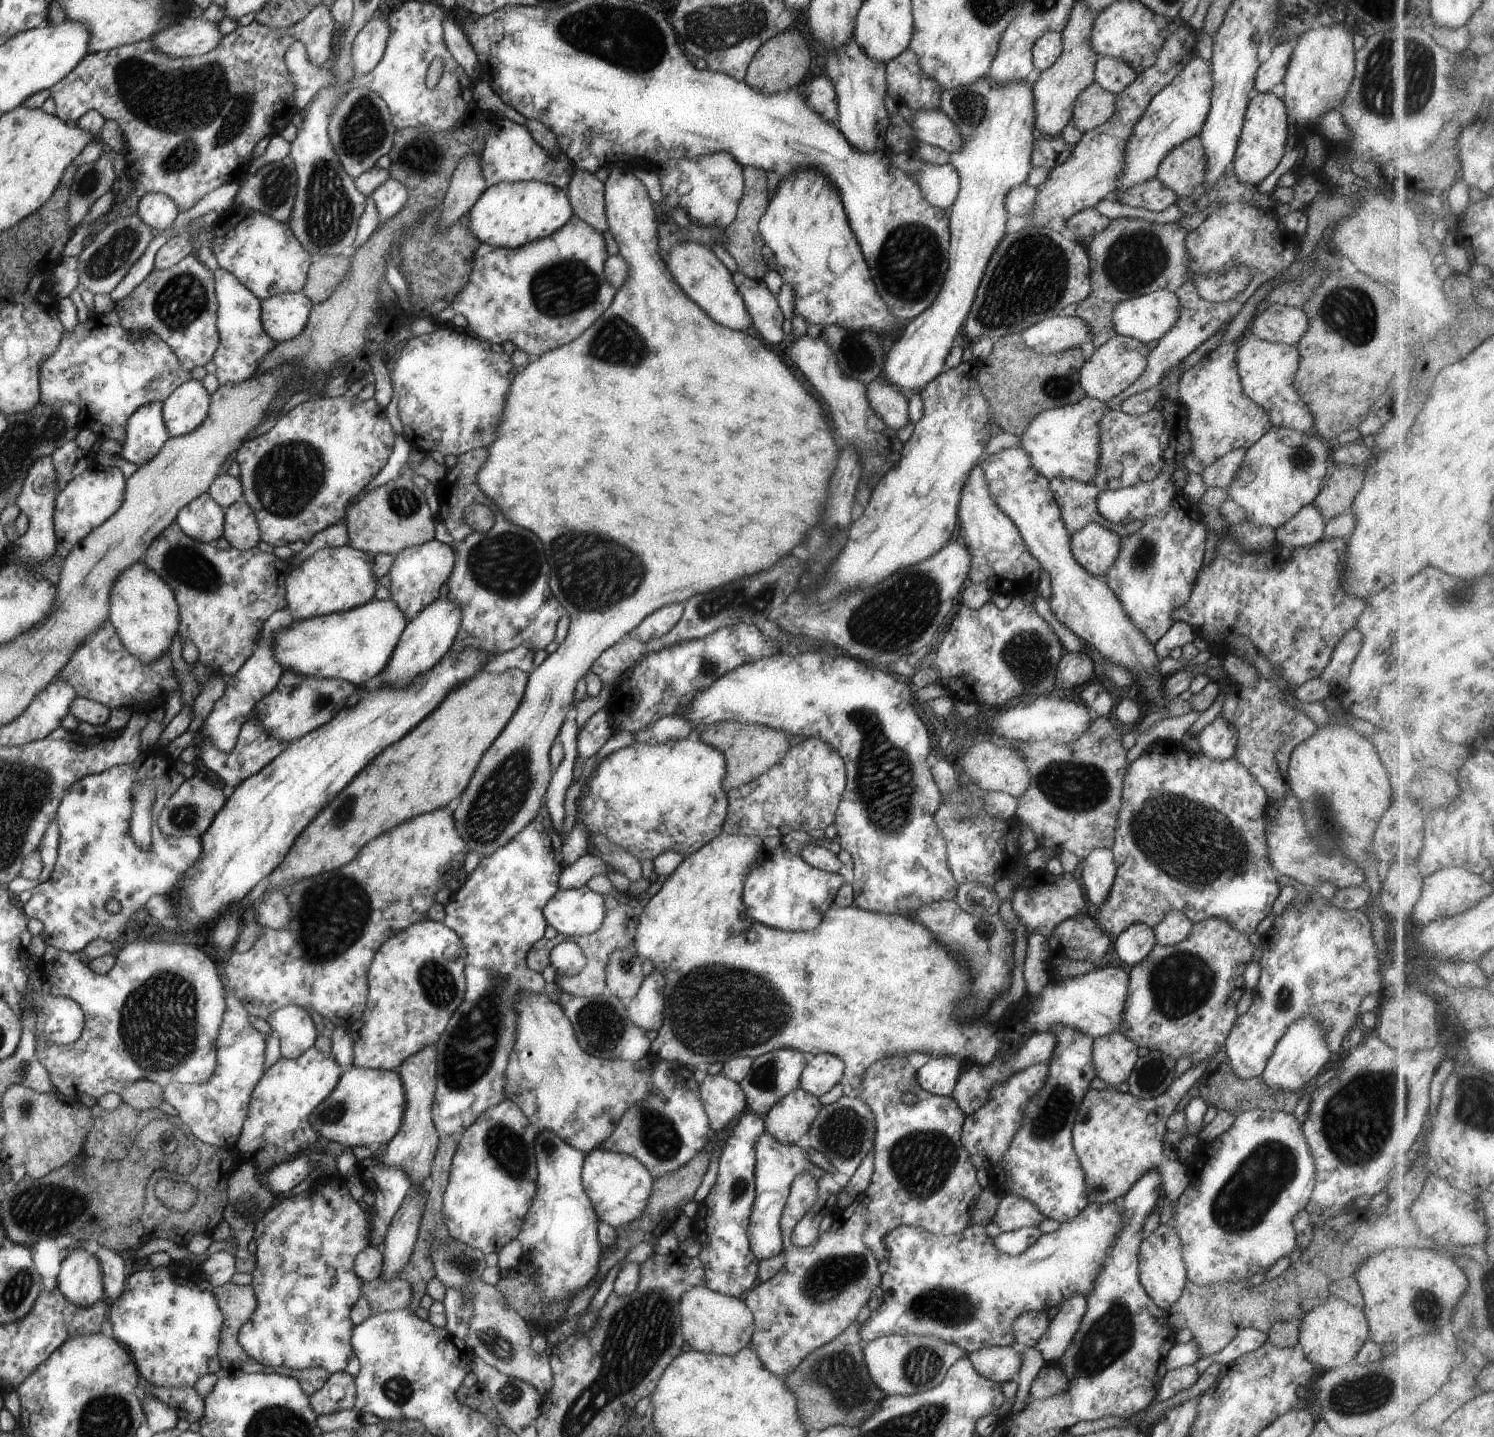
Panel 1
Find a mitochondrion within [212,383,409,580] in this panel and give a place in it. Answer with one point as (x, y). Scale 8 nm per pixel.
(287, 479)

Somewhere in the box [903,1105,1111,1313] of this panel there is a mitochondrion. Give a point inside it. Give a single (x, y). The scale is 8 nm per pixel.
(1097, 1189)

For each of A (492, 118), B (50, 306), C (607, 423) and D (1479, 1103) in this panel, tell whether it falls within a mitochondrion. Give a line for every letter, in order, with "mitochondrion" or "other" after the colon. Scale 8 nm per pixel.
A: other
B: other
C: other
D: mitochondrion

